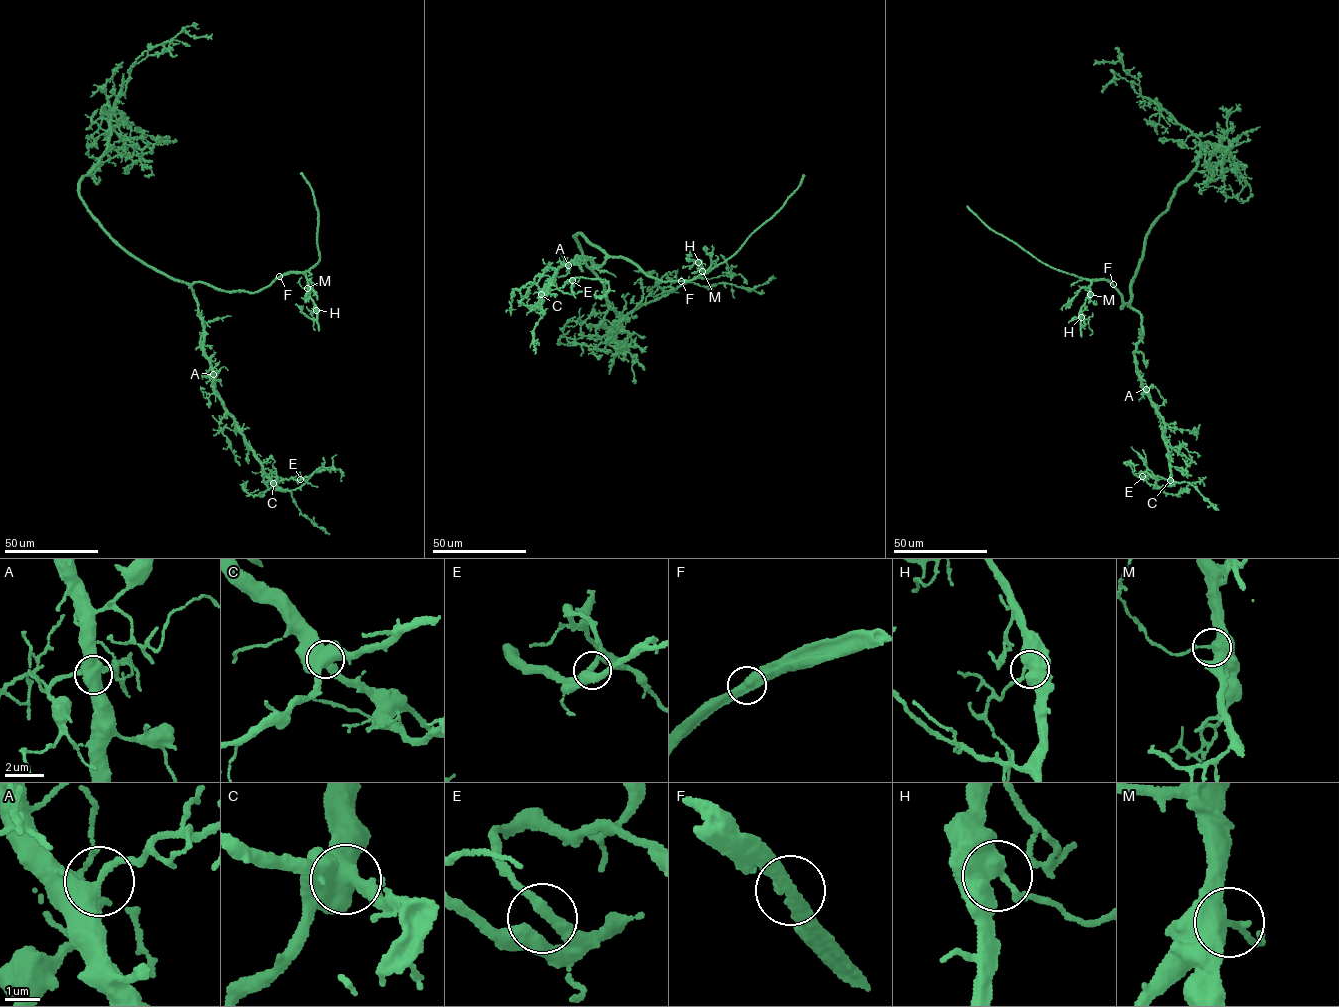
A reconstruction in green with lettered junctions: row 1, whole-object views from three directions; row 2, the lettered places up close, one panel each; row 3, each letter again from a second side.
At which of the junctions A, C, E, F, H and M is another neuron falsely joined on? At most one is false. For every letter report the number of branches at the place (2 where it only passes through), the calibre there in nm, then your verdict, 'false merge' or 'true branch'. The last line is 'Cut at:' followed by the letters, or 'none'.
A: 2 branches meet; 320 nm thick; true branch
C: 2 branches meet; 550 nm thick; true branch
E: 2 branches meet; 300 nm thick; true branch
F: 2 branches meet; 440 nm thick; true branch
H: 2 branches meet; 550 nm thick; true branch
M: 2 branches meet; 400 nm thick; true branch
Cut at: none

